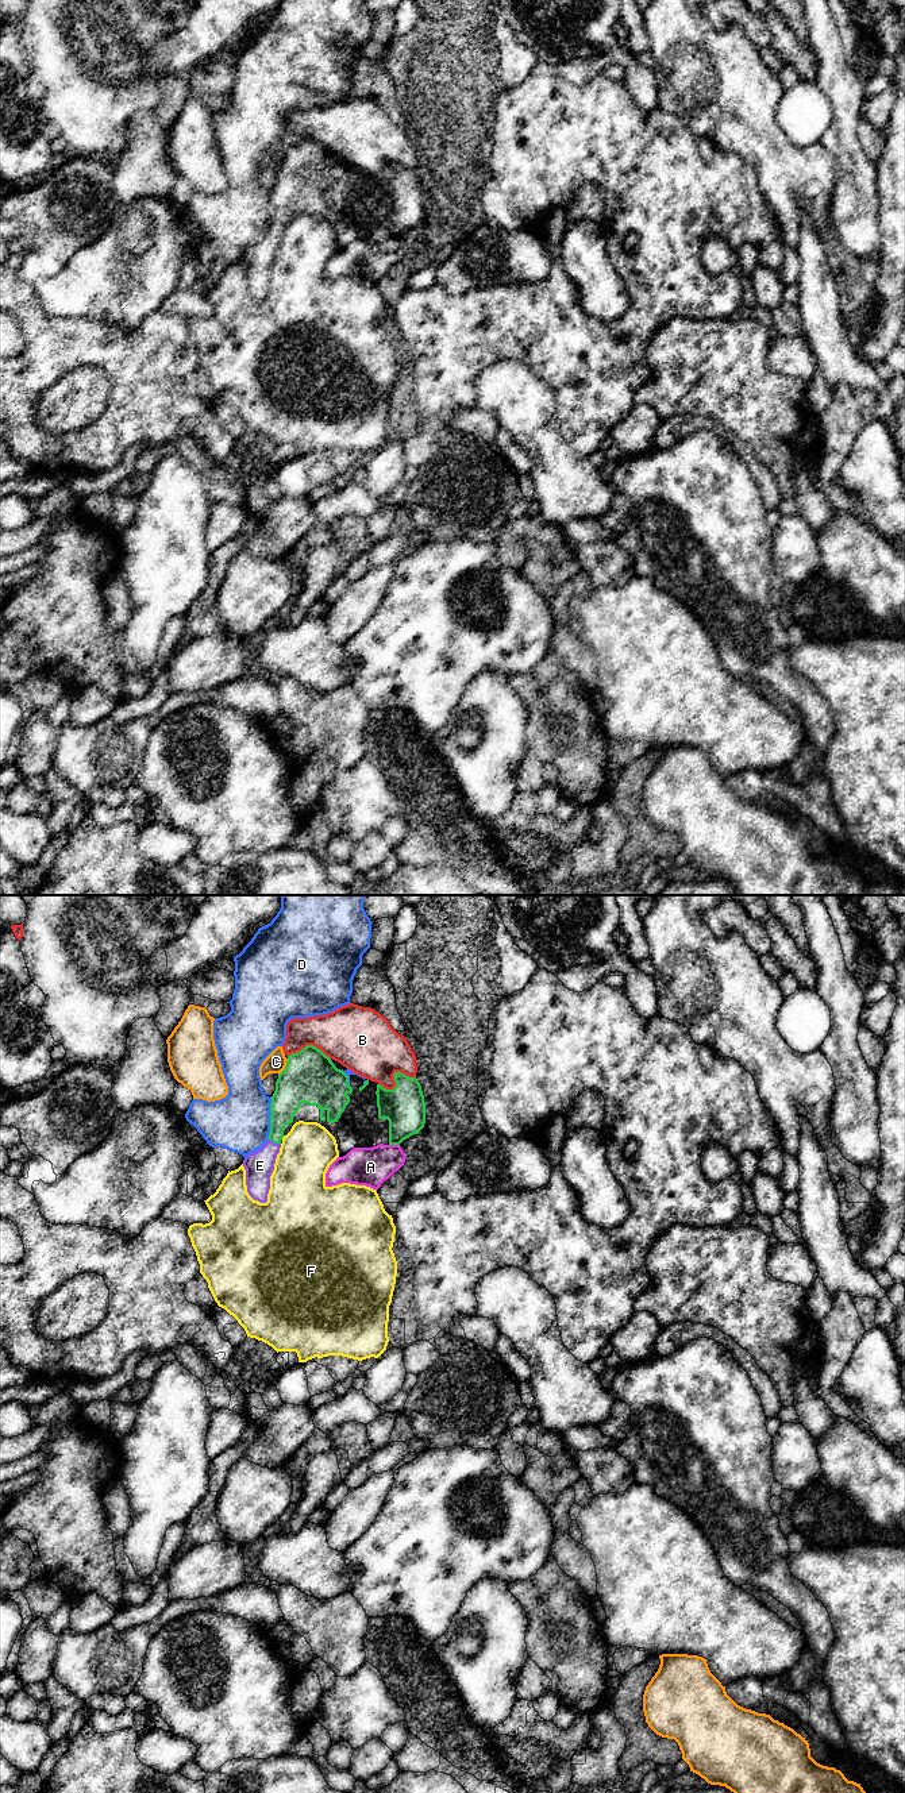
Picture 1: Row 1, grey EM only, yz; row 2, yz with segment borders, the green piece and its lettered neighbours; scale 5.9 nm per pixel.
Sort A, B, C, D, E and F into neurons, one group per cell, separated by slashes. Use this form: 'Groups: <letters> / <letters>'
Groups: A / B / C / D / E / F

